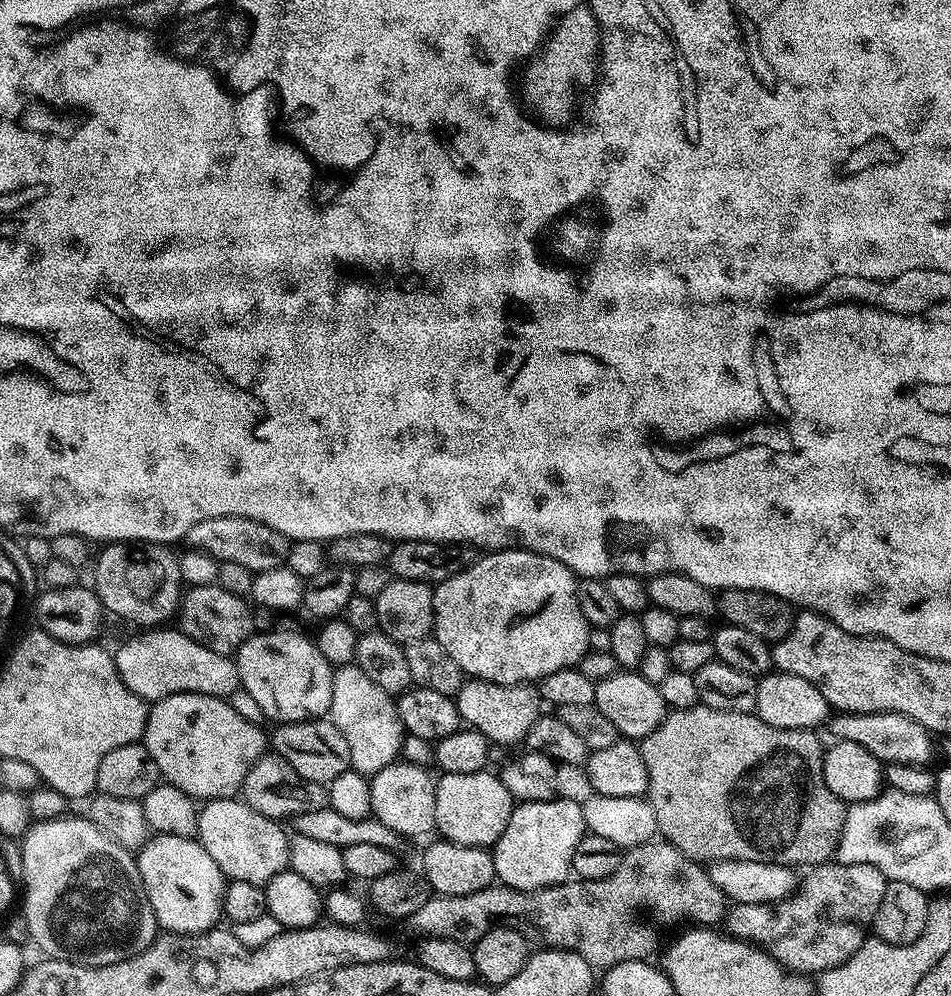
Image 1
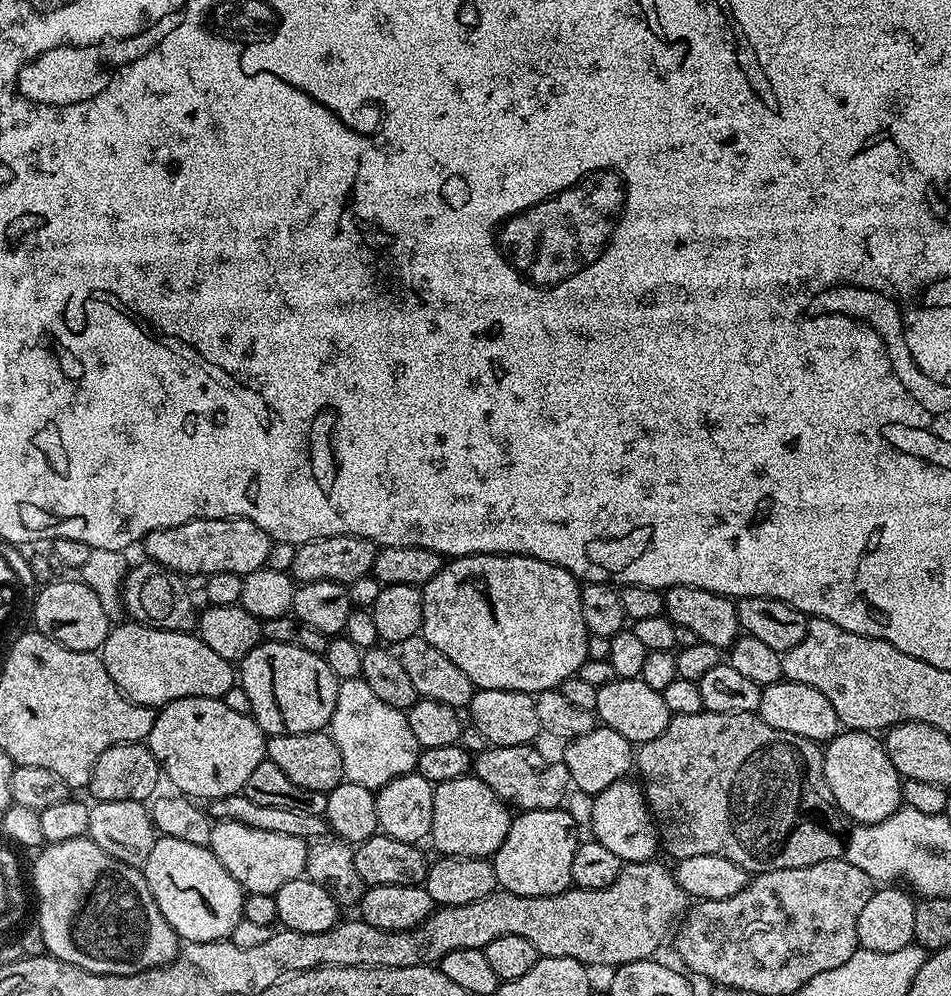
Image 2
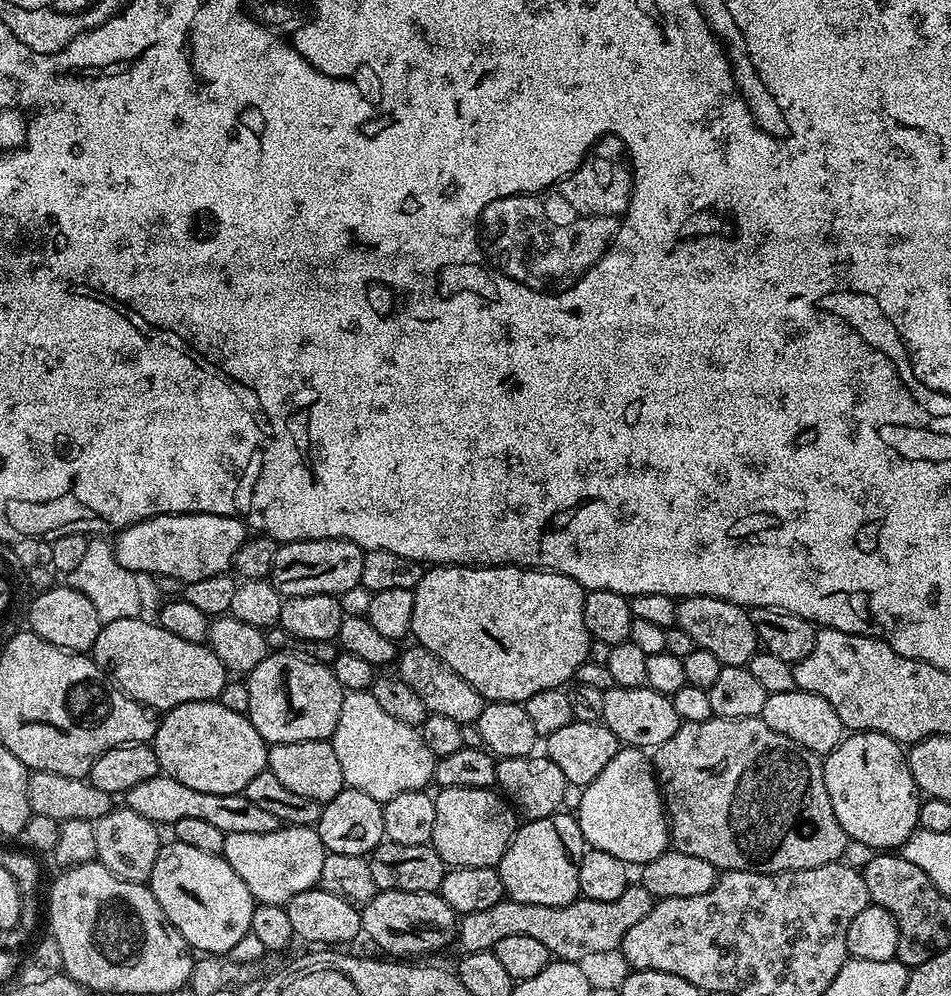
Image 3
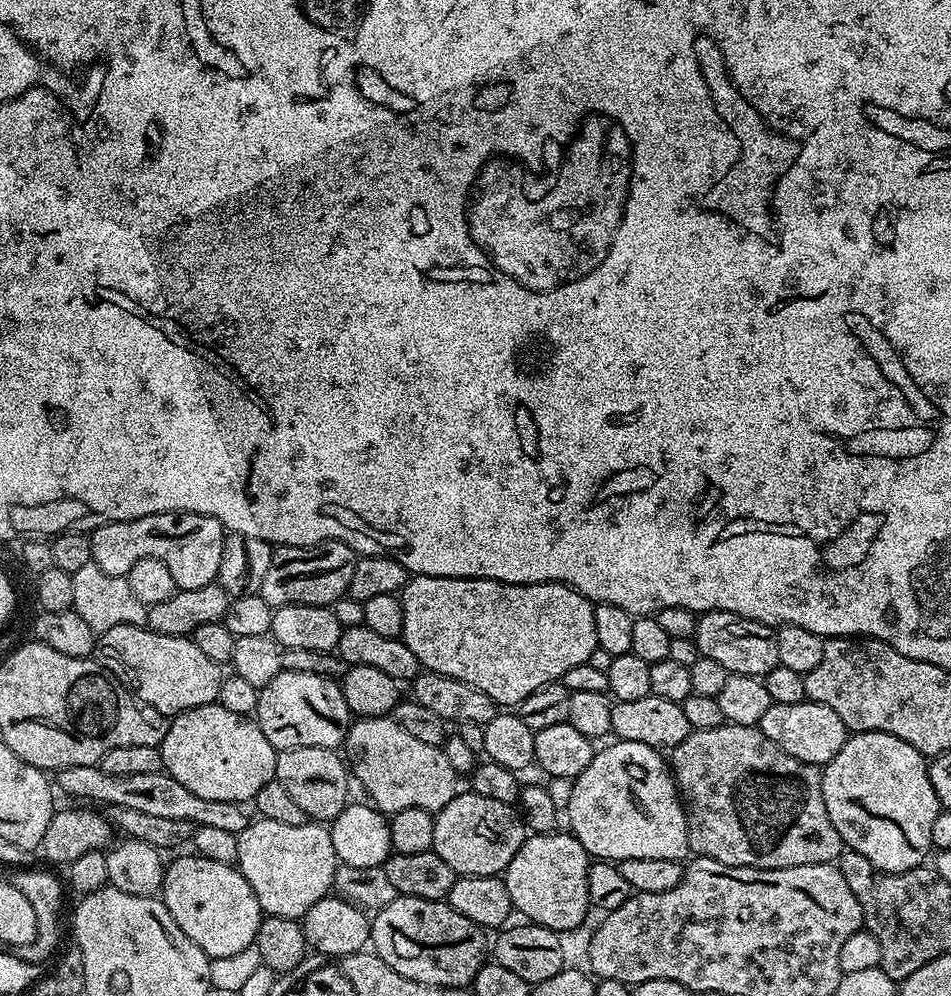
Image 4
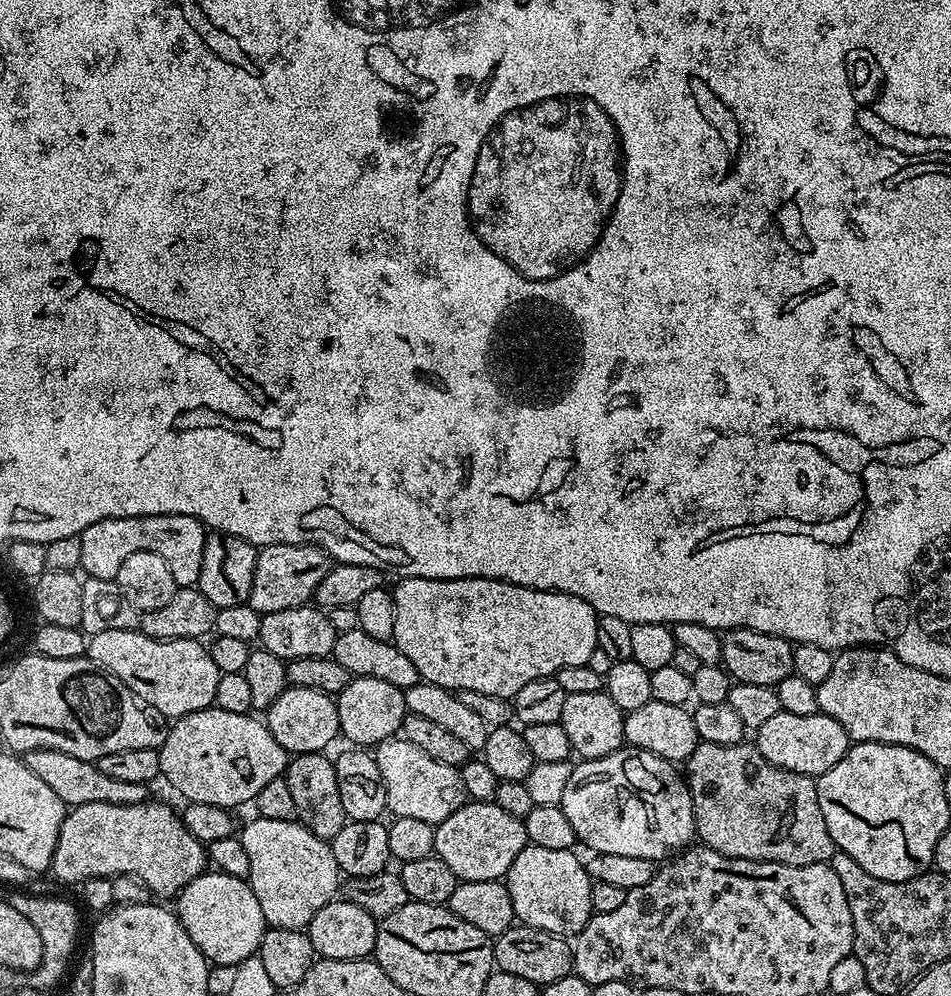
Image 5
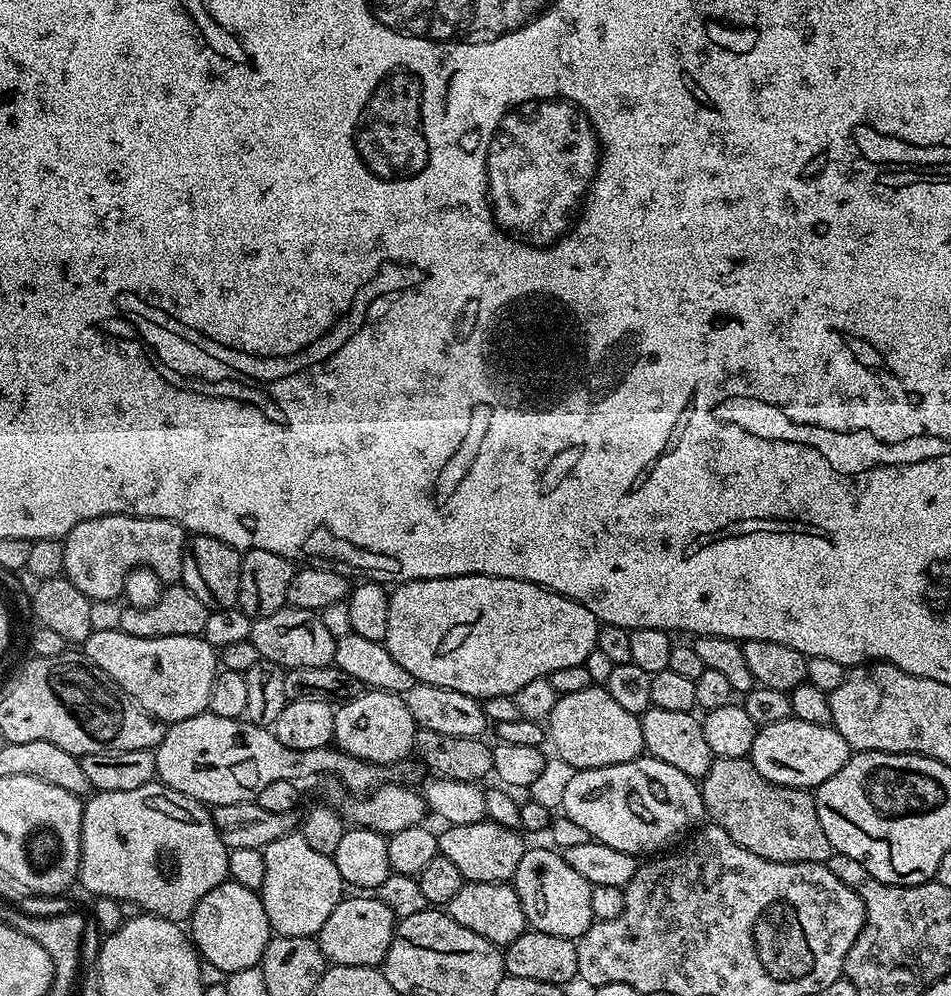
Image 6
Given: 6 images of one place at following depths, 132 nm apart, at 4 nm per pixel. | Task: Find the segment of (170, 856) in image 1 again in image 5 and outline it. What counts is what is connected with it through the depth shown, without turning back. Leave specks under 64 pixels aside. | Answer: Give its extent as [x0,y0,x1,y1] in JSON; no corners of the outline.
[174,870,266,965]

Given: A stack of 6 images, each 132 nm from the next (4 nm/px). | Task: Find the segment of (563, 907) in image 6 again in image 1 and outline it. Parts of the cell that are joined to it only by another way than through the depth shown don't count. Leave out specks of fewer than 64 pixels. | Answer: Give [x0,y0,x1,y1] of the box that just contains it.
[491,800,586,892]

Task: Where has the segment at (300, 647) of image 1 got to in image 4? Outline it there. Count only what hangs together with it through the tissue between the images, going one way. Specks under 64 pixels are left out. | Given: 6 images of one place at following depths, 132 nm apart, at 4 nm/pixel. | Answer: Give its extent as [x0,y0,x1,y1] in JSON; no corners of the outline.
[254,670,350,750]

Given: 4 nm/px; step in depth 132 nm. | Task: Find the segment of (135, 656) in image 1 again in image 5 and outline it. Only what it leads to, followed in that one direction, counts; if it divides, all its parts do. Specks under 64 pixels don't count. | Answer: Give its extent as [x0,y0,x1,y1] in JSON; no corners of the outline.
[87,629,221,718]

